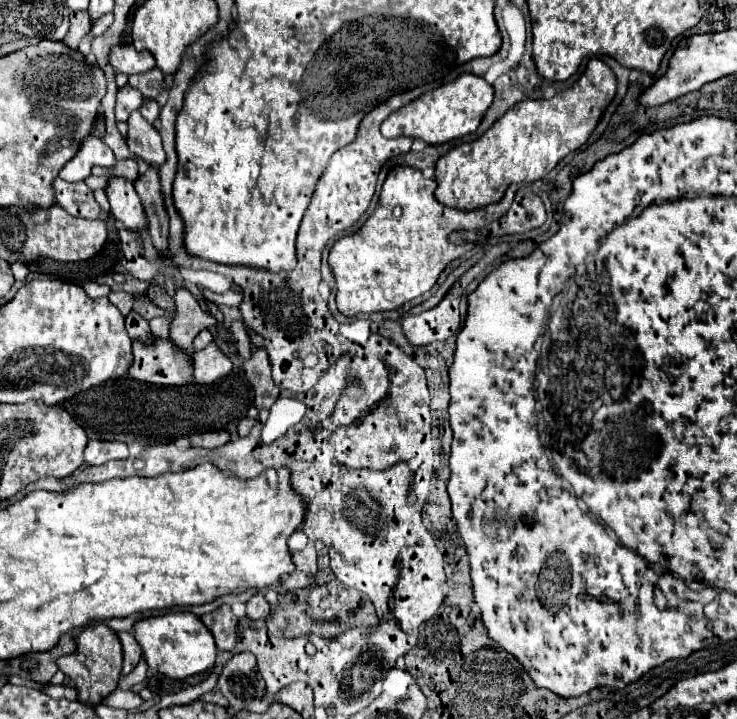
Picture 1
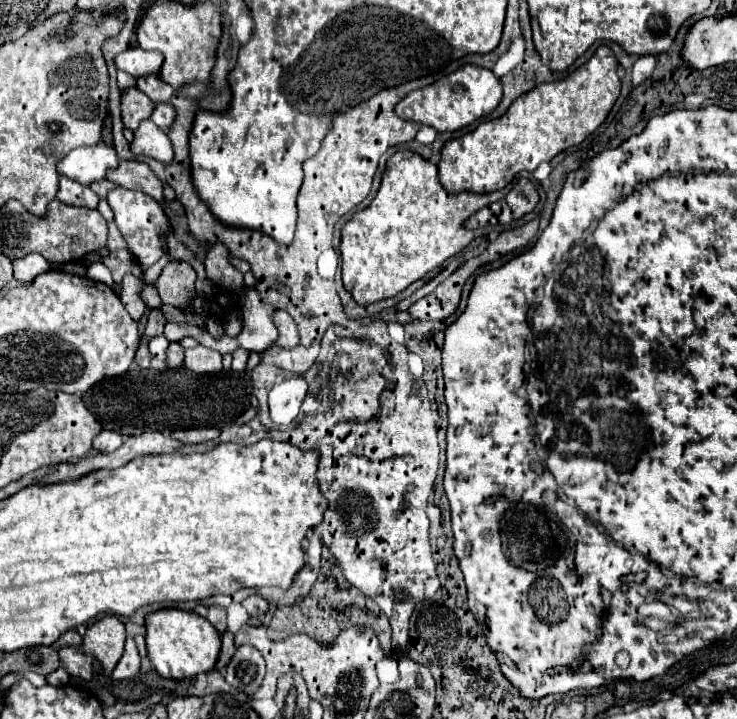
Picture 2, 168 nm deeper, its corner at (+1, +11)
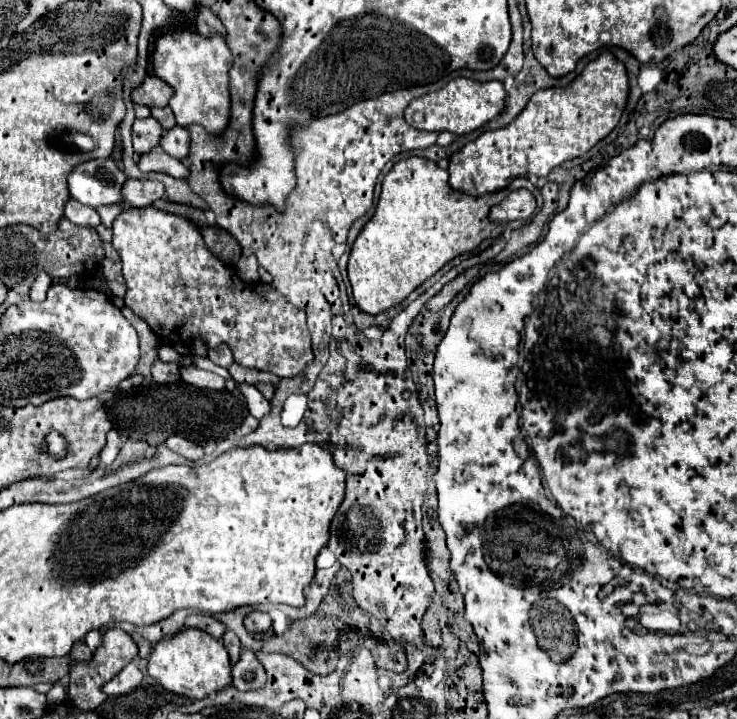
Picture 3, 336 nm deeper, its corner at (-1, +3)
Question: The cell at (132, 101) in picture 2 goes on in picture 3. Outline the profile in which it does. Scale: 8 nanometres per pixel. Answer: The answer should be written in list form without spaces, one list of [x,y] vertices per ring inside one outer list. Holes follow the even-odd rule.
[[[146,117],[146,119],[136,119],[134,127],[132,127],[132,137],[134,137],[134,151],[138,155],[150,153],[162,139],[164,129],[158,125],[158,121],[154,121],[154,117]]]

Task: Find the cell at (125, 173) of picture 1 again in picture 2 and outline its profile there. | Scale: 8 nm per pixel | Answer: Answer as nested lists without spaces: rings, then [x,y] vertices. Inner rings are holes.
[[[122,159],[116,169],[110,169],[106,175],[120,187],[142,191],[154,197],[158,203],[164,201],[162,197],[162,181],[150,171],[150,167],[138,159]]]

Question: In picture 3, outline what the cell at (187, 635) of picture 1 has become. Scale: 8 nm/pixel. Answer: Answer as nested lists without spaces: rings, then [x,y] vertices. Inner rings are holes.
[[[182,629],[170,639],[162,639],[148,659],[148,675],[154,677],[166,691],[190,699],[204,699],[232,683],[226,647],[220,639],[214,639],[200,629]]]

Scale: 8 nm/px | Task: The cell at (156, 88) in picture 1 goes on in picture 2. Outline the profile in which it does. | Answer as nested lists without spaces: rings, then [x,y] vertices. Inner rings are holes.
[[[156,73],[138,77],[138,79],[136,79],[136,87],[138,87],[140,91],[144,91],[154,103],[160,103],[160,101],[168,103],[168,99],[170,99],[172,93],[174,93],[174,89],[172,89],[170,85],[166,85],[166,83],[160,79],[160,75],[156,75]]]

